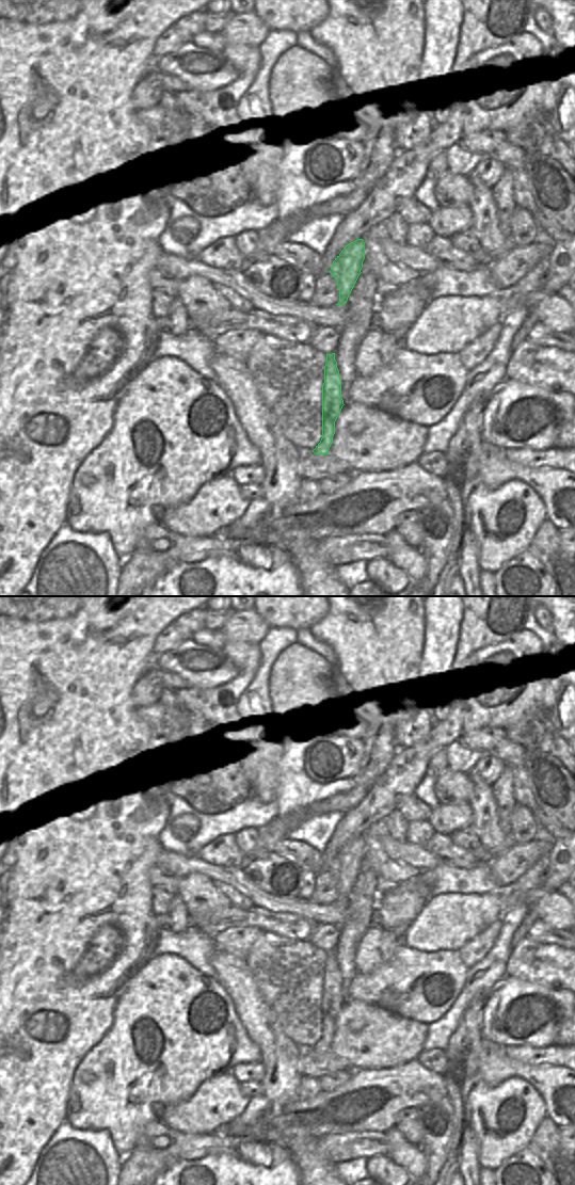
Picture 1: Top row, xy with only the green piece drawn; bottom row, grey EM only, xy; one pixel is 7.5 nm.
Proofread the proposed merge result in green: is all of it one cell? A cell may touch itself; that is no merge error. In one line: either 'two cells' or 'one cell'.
two cells

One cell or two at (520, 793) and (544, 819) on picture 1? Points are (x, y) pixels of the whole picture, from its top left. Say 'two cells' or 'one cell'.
one cell

